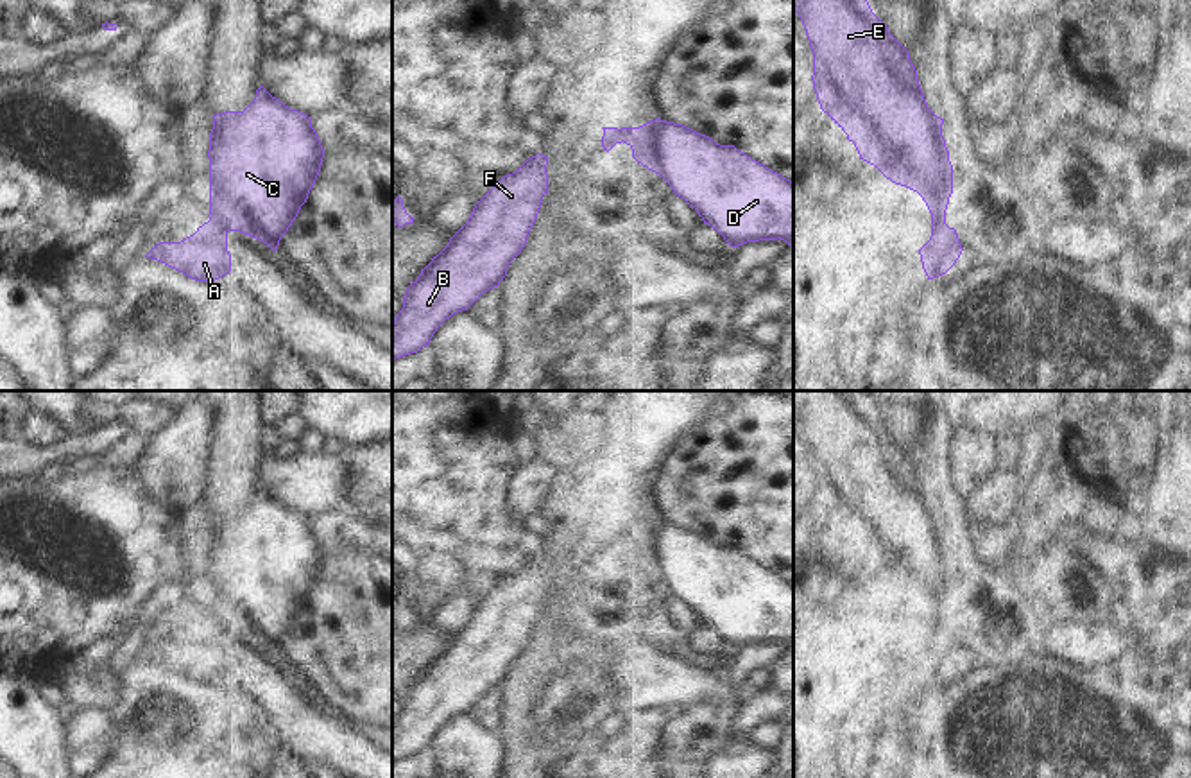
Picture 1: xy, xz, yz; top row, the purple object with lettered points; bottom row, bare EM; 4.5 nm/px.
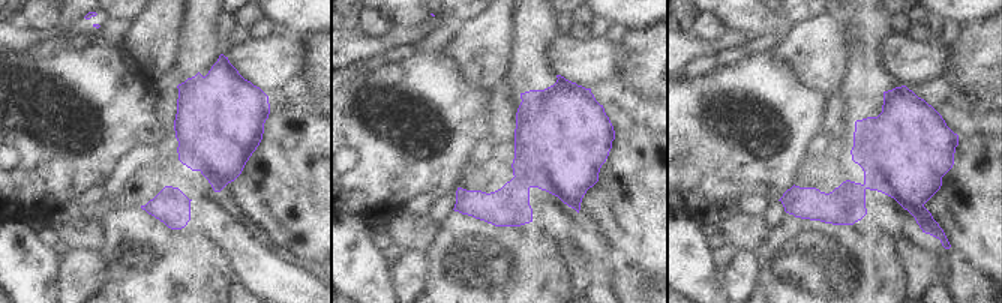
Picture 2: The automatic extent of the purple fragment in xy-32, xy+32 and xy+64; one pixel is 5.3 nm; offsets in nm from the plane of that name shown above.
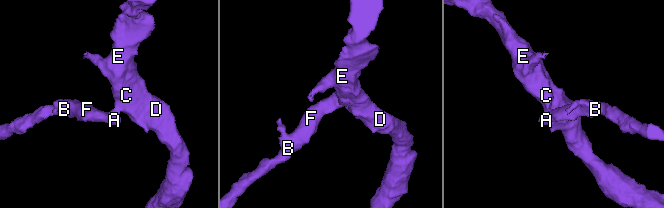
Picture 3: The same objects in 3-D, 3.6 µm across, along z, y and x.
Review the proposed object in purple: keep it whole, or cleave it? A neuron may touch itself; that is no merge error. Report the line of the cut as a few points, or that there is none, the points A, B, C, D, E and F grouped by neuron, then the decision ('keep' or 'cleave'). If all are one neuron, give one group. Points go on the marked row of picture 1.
cut xy (210, 219), (228, 230); groups A B F / C D E; cleave

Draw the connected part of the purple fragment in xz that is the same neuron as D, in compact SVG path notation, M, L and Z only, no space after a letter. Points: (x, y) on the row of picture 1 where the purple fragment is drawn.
M661 118L621 127L620 138L638 163L659 174L731 247L777 238L793 244L793 183L734 145L720 145L682 124Z

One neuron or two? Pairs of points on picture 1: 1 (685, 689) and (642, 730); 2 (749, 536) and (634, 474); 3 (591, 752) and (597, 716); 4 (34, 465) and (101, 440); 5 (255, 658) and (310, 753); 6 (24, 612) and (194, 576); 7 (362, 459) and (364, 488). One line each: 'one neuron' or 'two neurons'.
1: two neurons
2: two neurons
3: two neurons
4: one neuron
5: one neuron
6: two neurons
7: one neuron

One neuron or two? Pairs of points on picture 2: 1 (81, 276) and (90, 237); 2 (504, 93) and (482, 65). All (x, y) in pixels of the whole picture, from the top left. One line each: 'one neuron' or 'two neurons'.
1: one neuron
2: two neurons

